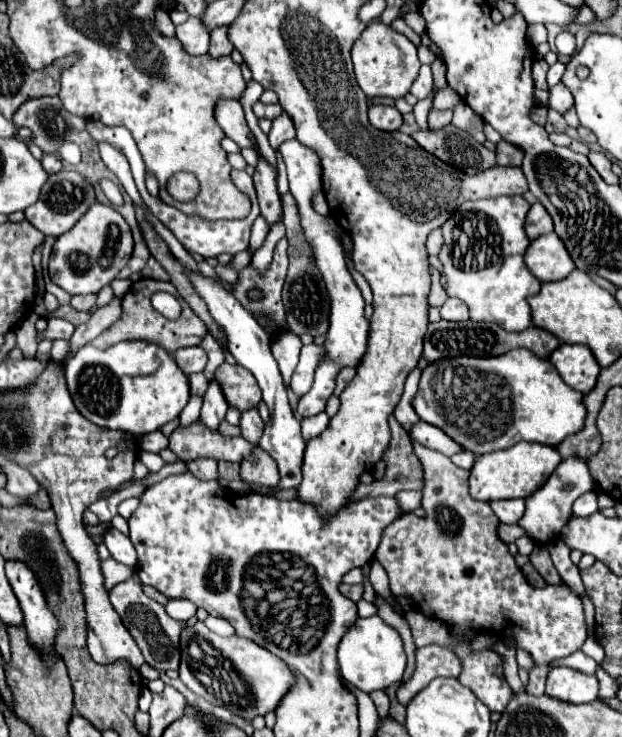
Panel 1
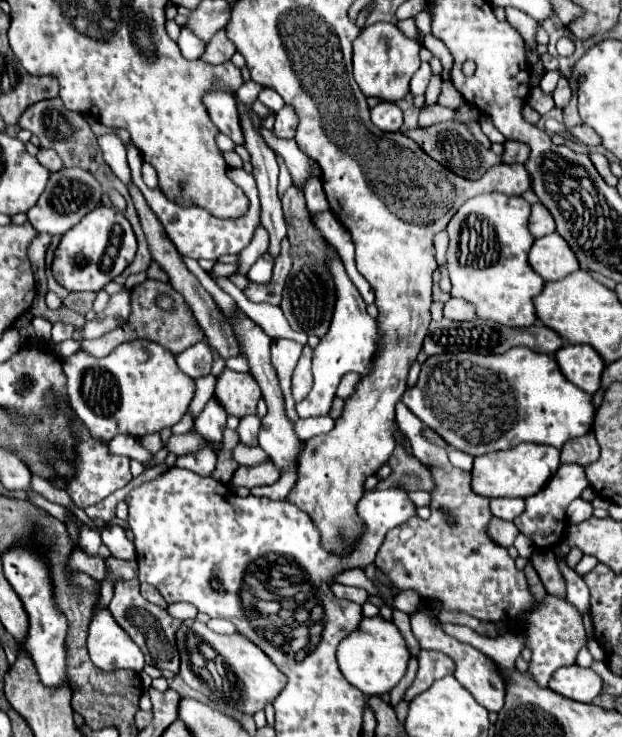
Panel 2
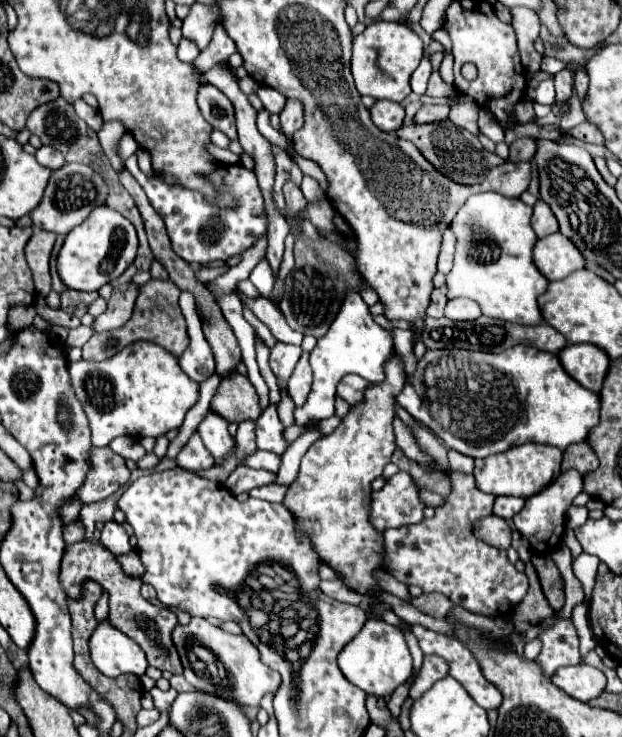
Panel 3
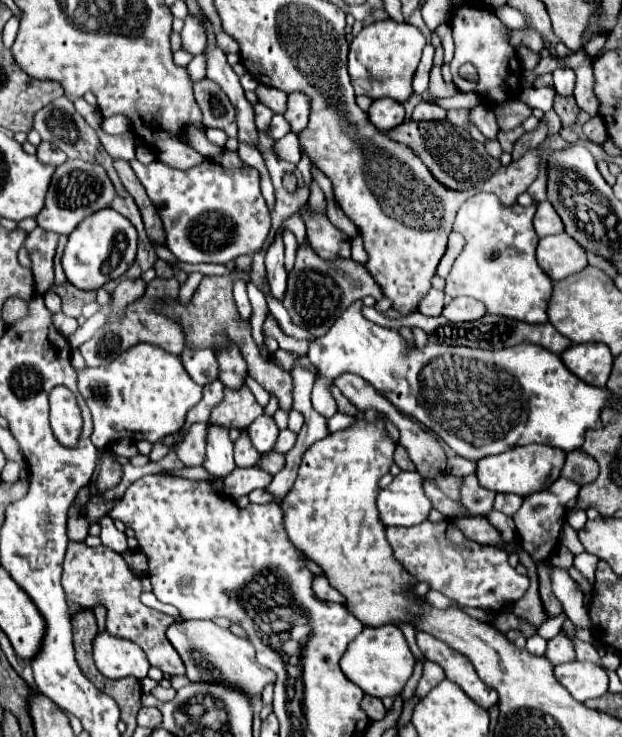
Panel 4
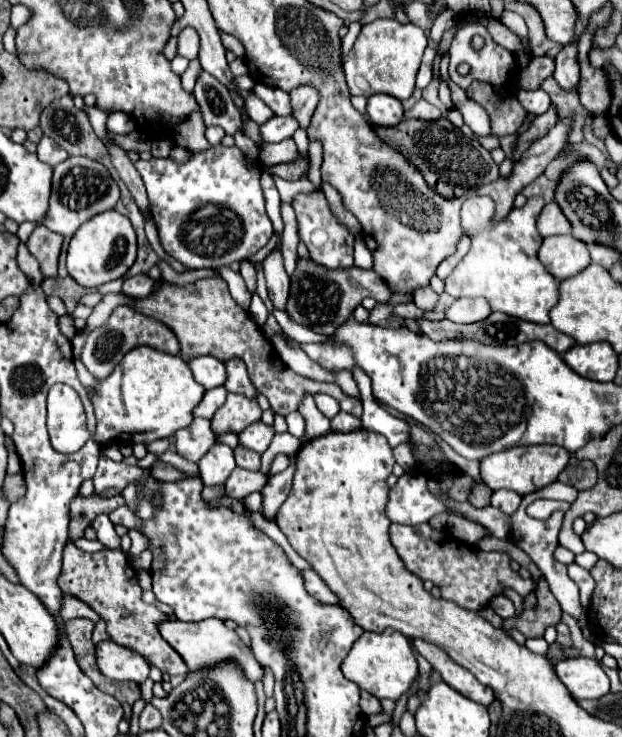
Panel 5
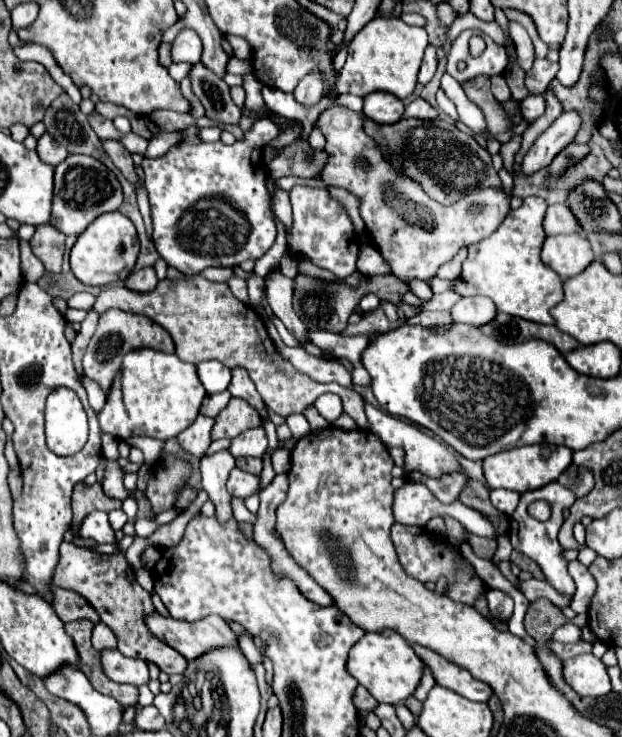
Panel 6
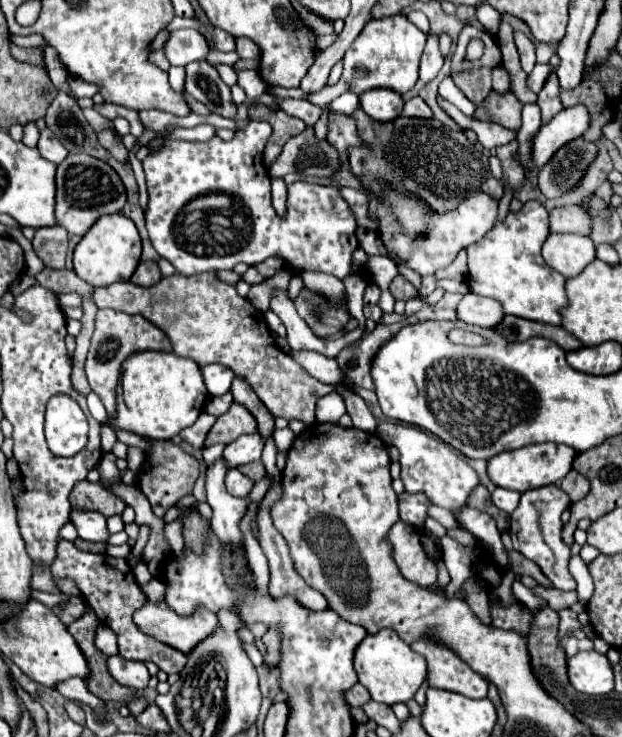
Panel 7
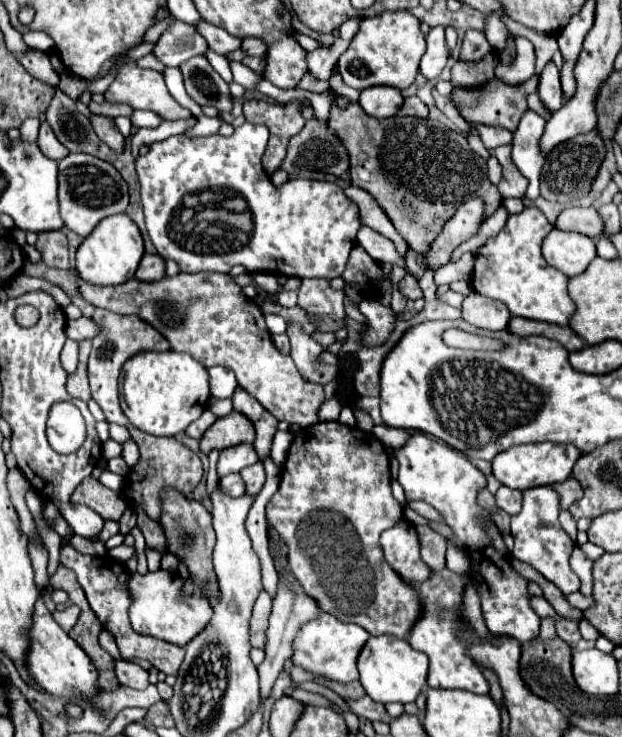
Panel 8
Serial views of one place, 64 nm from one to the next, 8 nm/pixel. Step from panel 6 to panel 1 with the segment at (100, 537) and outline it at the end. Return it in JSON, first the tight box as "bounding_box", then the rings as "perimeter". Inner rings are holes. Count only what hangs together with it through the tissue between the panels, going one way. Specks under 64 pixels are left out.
{"bounding_box":[104,528,138,568],"perimeter":[[[110,528],[104,536],[104,544],[106,548],[110,550],[110,556],[120,562],[120,564],[126,564],[130,568],[134,568],[138,564],[138,556],[136,556],[136,548],[134,544],[130,542],[130,538],[122,532],[118,532],[116,528]]]}

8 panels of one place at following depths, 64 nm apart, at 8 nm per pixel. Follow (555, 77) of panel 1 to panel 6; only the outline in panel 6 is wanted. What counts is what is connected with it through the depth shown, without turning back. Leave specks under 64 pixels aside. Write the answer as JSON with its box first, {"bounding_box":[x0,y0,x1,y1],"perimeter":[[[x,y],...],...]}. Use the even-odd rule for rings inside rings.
{"bounding_box":[520,94,546,122],"perimeter":[[[544,94],[526,96],[526,98],[520,102],[520,112],[522,112],[522,116],[524,116],[528,122],[536,120],[544,110],[546,110],[546,98],[544,98]]]}

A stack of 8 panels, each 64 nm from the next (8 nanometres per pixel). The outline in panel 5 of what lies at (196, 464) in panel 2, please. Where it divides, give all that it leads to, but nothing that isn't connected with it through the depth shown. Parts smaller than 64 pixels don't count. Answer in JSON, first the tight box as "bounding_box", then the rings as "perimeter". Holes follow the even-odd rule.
{"bounding_box":[174,418,214,462],"perimeter":[[[194,418],[188,428],[174,434],[176,452],[190,462],[198,462],[208,452],[212,442],[214,432],[210,428],[210,420],[204,418]]]}

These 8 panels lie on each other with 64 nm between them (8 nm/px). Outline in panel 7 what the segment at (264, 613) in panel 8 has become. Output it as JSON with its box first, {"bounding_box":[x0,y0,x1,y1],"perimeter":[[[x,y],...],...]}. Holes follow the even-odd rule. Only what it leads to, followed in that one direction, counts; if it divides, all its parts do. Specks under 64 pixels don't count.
{"bounding_box":[239,502,268,657],"perimeter":[[[253,502],[250,504],[246,516],[244,516],[244,518],[241,520],[239,527],[245,540],[249,566],[254,572],[258,590],[260,590],[260,594],[268,594],[268,561],[264,556],[264,553],[262,552],[258,541],[255,540],[255,537],[251,532],[251,522],[256,515],[256,508],[258,508],[256,503]],[[262,623],[251,624],[250,626],[247,626],[247,627],[253,633],[253,635],[255,637],[255,642],[254,642],[255,645],[260,650],[263,657],[265,657],[266,656],[266,647],[262,642],[262,638],[263,638],[264,634],[267,632],[268,627]]]}

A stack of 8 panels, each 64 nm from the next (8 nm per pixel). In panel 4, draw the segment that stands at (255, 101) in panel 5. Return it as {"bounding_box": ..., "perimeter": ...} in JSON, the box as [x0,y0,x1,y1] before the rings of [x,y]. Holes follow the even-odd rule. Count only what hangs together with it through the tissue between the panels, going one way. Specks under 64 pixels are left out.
{"bounding_box":[254,104,274,132],"perimeter":[[[256,104],[254,112],[256,112],[256,128],[260,132],[268,132],[268,124],[270,124],[270,118],[274,112],[270,108],[266,108],[264,104]]]}

